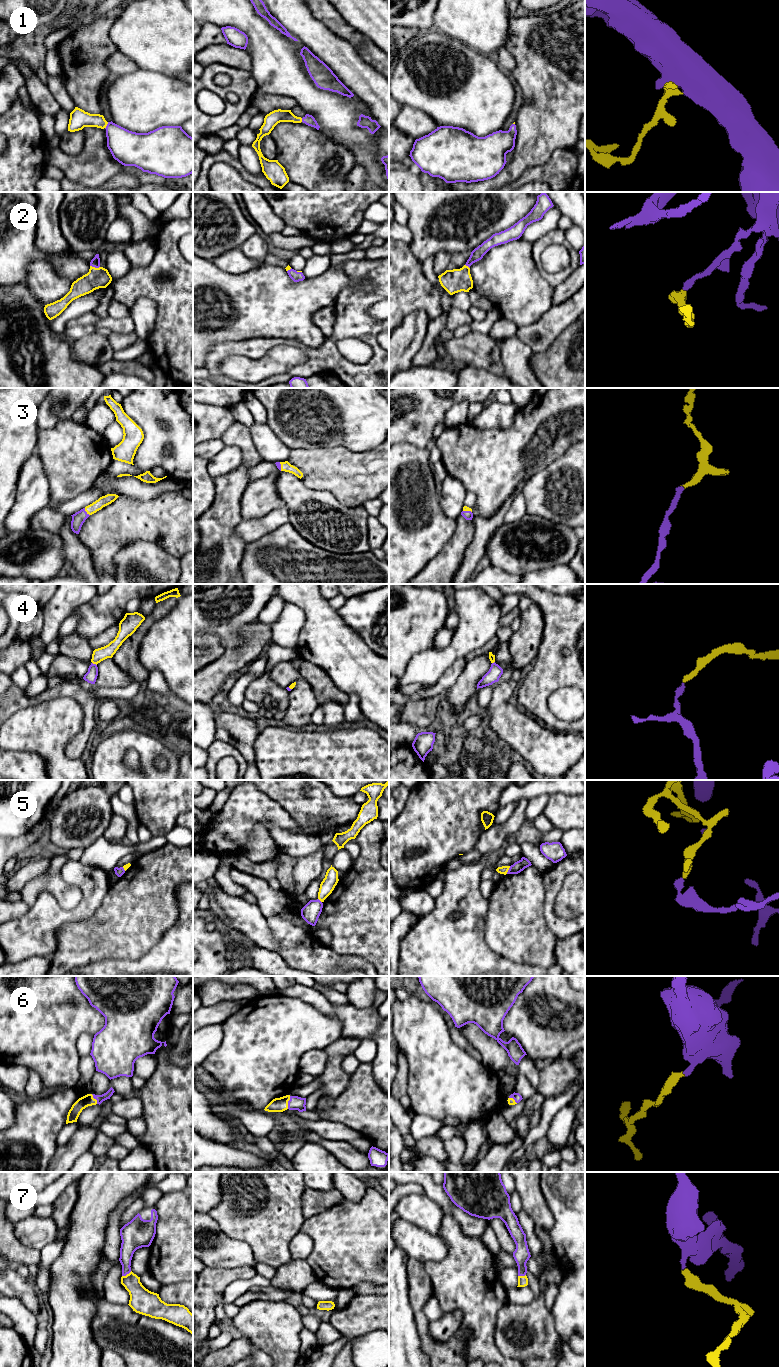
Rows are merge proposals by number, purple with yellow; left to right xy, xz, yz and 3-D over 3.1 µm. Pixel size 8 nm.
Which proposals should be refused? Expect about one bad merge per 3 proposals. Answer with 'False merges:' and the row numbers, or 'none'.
False merges: 5

